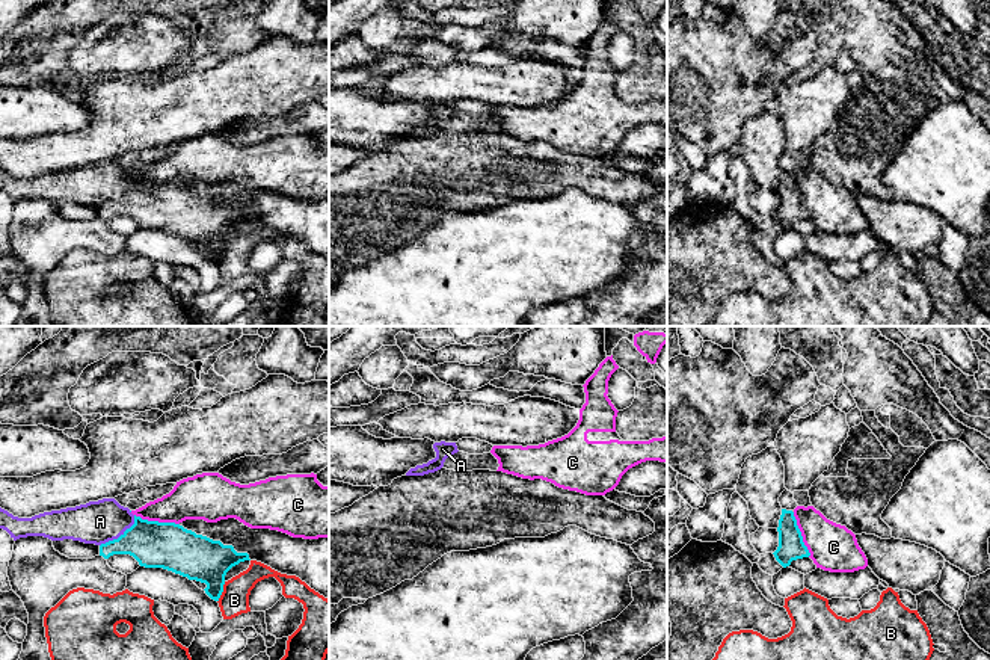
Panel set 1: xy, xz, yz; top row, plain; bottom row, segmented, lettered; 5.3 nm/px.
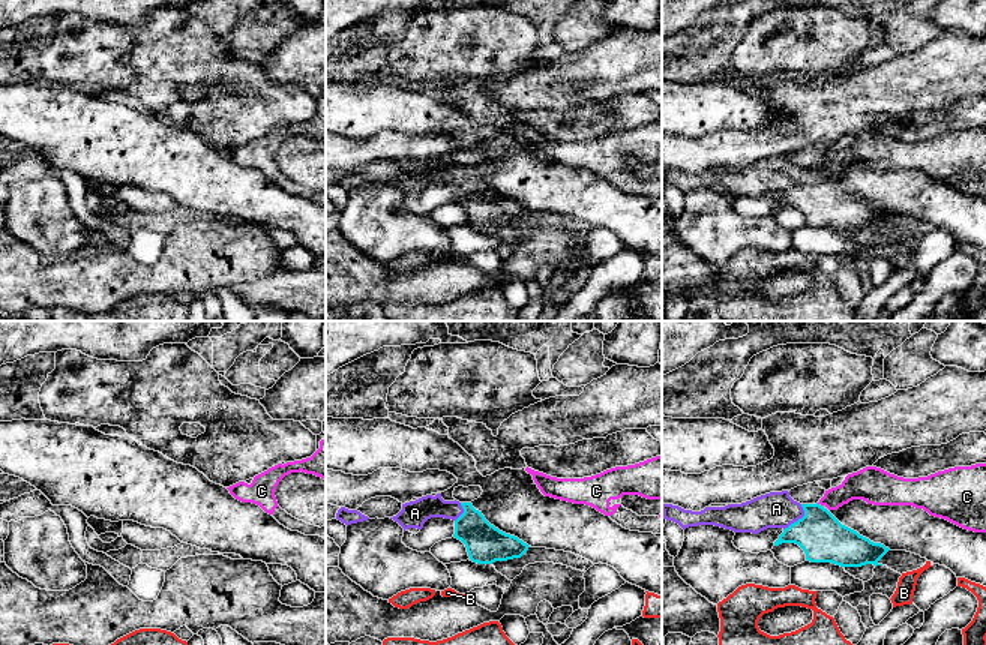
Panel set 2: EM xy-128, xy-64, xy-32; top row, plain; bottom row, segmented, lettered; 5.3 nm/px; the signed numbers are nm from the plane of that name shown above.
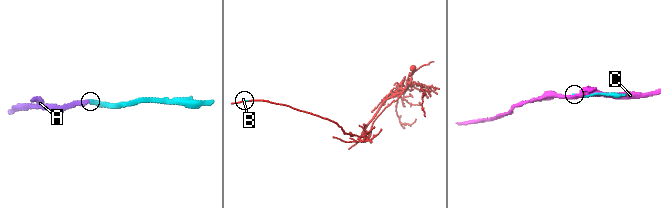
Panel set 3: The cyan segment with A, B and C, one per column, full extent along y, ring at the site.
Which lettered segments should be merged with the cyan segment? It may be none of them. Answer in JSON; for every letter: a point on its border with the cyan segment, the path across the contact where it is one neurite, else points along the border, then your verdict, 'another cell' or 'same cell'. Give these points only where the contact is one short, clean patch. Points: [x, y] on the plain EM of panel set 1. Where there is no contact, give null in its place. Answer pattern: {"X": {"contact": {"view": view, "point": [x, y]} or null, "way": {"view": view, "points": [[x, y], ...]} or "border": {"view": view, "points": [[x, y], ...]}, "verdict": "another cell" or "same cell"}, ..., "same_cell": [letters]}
{"A": {"contact": {"view": "xy", "point": [121, 197]}, "way": {"view": "xy", "points": [[153, 206], [132, 197], [121, 197], [112, 188], [100, 183]]}, "verdict": "same cell"}, "B": {"contact": {"view": "xy", "point": [222, 252]}, "verdict": "another cell"}, "C": {"contact": {"view": "xy", "point": [157, 183]}, "verdict": "another cell"}, "same_cell": ["A"]}

